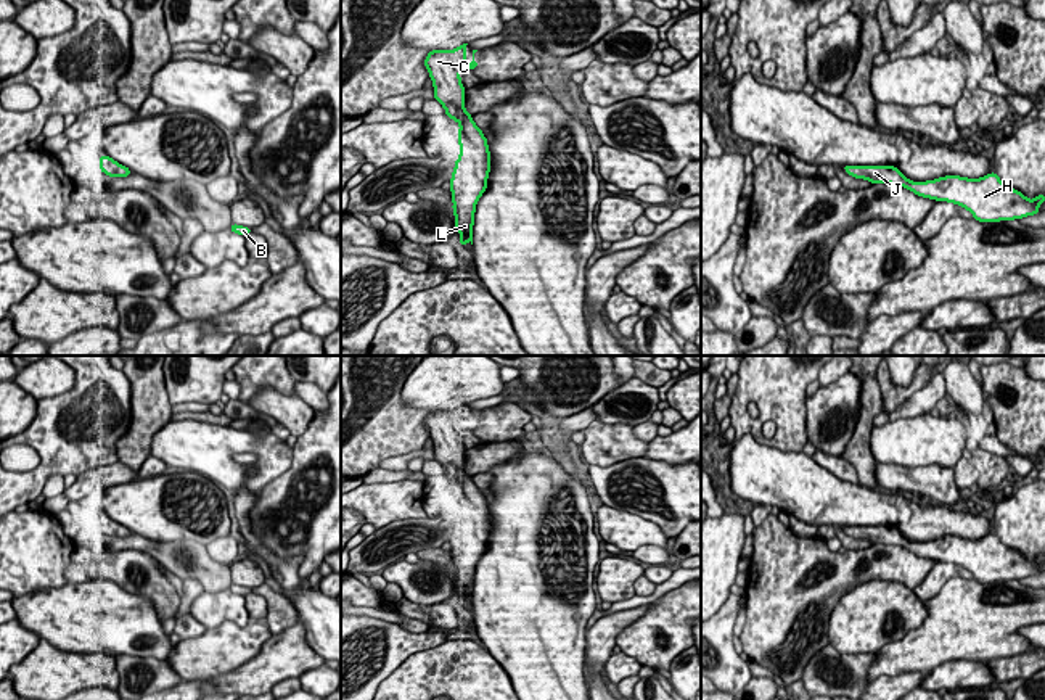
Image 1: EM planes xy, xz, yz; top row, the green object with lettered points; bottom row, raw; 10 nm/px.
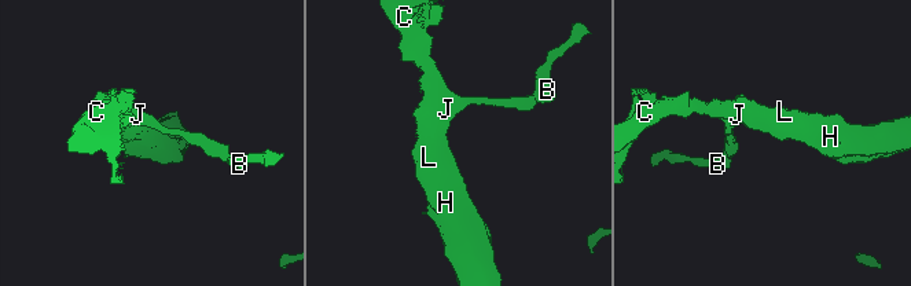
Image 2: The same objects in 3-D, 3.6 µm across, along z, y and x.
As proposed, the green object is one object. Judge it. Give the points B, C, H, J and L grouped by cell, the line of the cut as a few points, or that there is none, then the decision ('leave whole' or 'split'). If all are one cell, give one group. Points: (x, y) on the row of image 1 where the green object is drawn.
groups B C H J L; cut none; leave whole

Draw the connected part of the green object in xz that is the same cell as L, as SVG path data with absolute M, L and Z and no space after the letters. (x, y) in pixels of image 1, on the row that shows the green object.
M463 43L455 50L432 50L424 58L424 66L429 71L429 77L432 79L434 87L434 100L437 100L444 109L445 114L457 121L460 124L458 130L458 143L460 143L460 156L455 161L455 167L450 179L450 191L452 191L452 201L453 201L453 216L455 216L455 232L461 233L458 245L466 245L468 241L473 245L473 225L474 225L474 212L476 212L476 203L482 196L482 193L487 190L487 177L490 172L490 151L487 146L487 138L484 137L482 130L474 124L473 116L466 113L465 109L465 87L461 84L460 72L465 69L474 71L477 68L477 61L474 60L474 53L477 50L473 50L473 60L471 64L466 64L466 45Z

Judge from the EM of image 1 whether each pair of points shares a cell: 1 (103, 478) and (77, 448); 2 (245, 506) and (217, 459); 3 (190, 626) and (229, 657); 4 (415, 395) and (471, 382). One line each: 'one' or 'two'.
1: two
2: two
3: two
4: one

